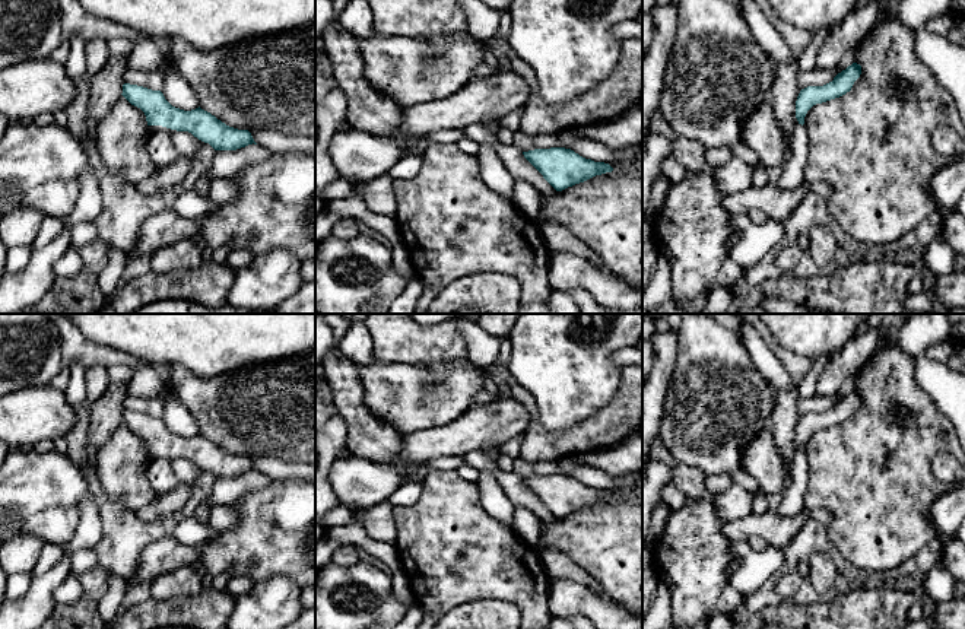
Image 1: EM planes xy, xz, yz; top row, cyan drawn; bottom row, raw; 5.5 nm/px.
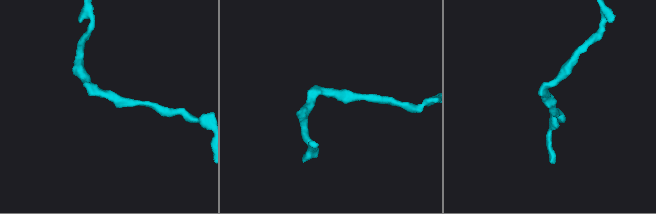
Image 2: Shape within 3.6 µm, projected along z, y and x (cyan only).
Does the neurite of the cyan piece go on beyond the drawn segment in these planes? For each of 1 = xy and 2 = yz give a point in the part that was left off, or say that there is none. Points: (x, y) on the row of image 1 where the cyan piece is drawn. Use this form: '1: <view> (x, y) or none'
1: xy (152, 129)
2: yz (792, 177)

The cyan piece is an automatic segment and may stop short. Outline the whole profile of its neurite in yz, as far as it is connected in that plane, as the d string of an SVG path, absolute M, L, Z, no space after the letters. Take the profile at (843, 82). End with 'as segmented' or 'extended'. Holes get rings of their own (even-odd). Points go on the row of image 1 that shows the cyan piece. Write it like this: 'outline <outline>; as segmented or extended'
outline M853 63L838 73L832 82L823 86L807 86L800 90L796 101L796 118L799 124L794 127L794 133L791 136L791 147L778 182L780 188L794 190L804 181L803 171L809 152L809 139L804 127L804 117L807 111L816 104L839 98L850 92L860 74L861 66Z; extended

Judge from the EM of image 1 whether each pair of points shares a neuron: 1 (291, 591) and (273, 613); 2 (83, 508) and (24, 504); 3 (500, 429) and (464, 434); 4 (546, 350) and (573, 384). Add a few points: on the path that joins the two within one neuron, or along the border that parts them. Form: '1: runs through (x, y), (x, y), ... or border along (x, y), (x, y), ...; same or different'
1: runs through (285, 597), (275, 607); same
2: border along (83, 473), (86, 492), (76, 507); different
3: runs through (491, 429), (473, 429); same
4: runs through (555, 359), (571, 375); same

